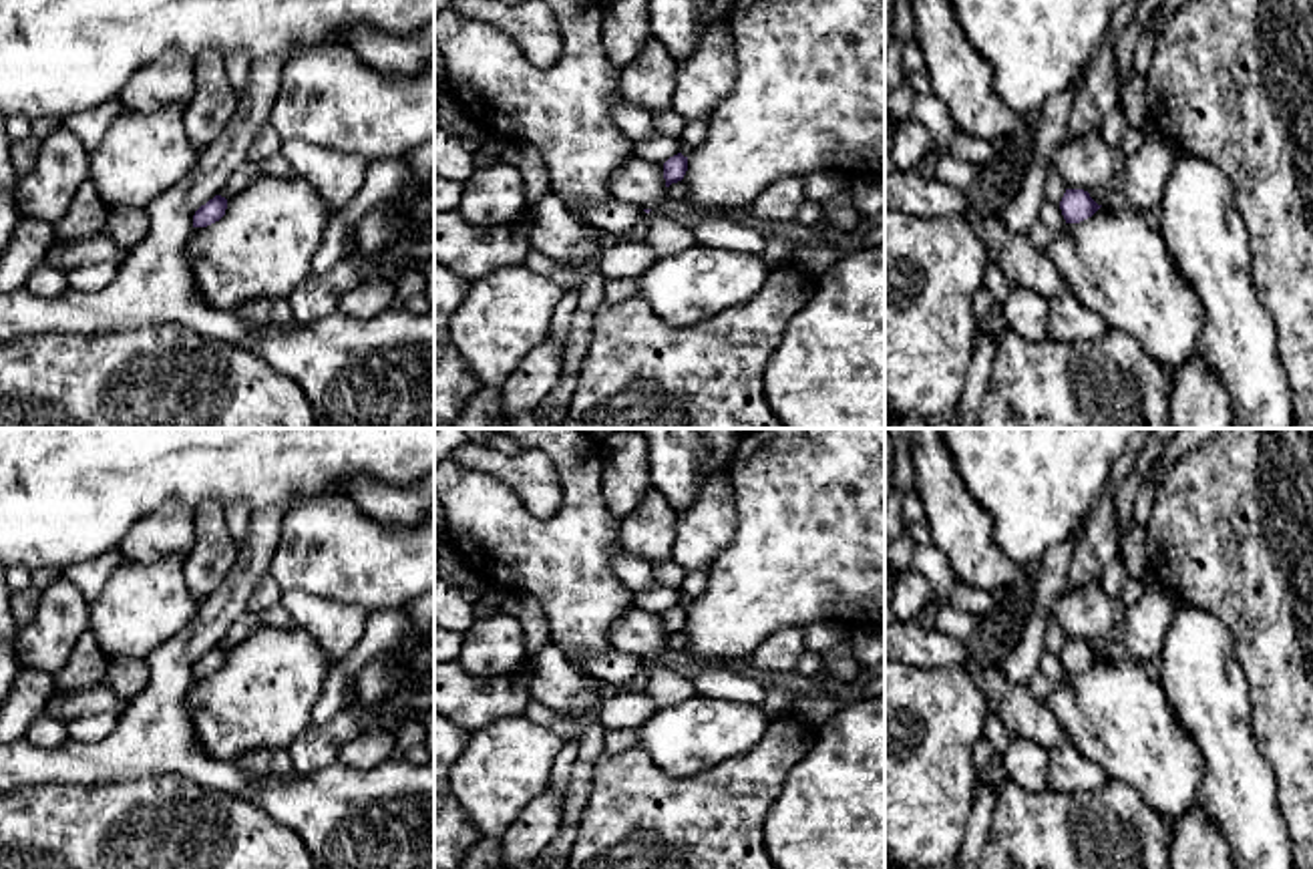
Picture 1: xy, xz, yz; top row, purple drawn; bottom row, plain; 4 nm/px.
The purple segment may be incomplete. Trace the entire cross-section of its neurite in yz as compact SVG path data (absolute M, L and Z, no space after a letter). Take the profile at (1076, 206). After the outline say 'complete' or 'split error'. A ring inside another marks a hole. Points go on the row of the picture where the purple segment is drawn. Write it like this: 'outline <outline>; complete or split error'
outline M1066 189L1060 209L1066 223L1080 223L1092 217L1102 205L1098 205L1084 189Z; complete

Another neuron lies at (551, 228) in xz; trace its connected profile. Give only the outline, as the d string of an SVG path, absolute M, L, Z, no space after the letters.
M551 193L525 213L523 223L535 251L583 274L603 245L603 231L585 223Z

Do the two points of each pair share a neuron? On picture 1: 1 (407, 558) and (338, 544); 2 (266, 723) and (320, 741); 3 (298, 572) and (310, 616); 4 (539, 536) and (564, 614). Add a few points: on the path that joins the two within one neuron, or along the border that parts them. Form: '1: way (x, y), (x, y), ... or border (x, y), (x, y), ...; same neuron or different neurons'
1: way (391, 558), (354, 558); same neuron
2: border (312, 725), (286, 747); different neurons
3: border (282, 590), (306, 590), (350, 602); different neurons
4: way (551, 556), (564, 568), (564, 594); same neuron

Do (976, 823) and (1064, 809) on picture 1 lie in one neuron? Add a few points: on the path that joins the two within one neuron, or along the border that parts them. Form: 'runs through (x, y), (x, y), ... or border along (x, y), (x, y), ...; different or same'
border along (1002, 787), (982, 847); different

